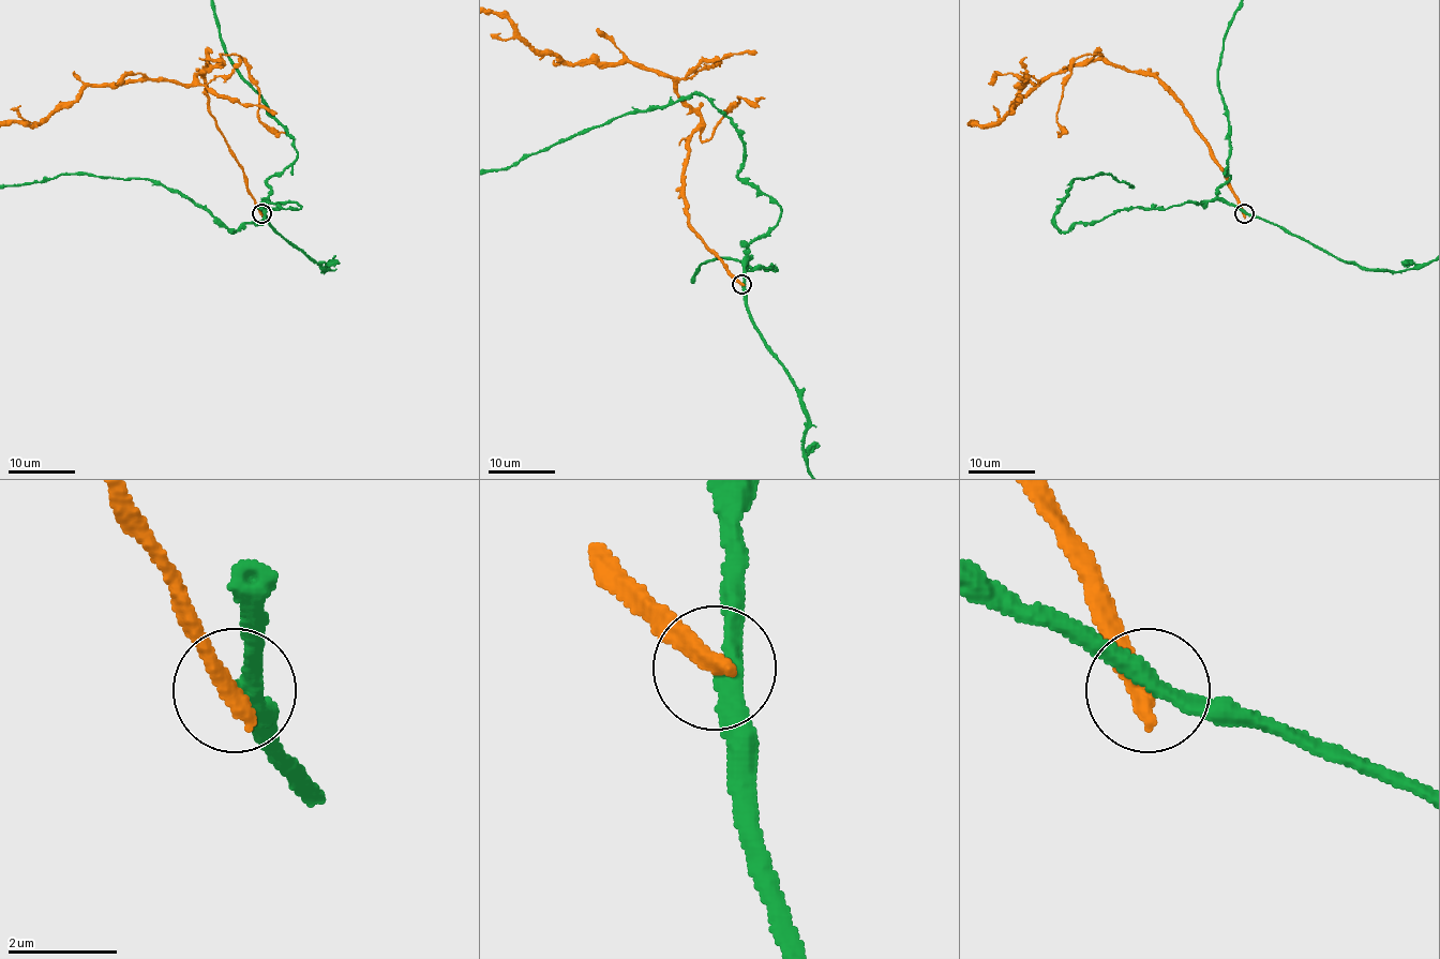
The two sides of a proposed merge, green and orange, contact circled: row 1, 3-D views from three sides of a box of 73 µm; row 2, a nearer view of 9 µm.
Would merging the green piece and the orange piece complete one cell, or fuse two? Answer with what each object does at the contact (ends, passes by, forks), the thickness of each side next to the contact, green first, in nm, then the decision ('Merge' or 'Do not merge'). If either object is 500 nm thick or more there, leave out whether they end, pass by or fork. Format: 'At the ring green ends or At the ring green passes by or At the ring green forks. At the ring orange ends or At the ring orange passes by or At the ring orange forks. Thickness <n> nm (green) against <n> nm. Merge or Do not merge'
At the ring green passes by. At the ring orange ends. Thickness 300 nm (green) against 400 nm. Do not merge

